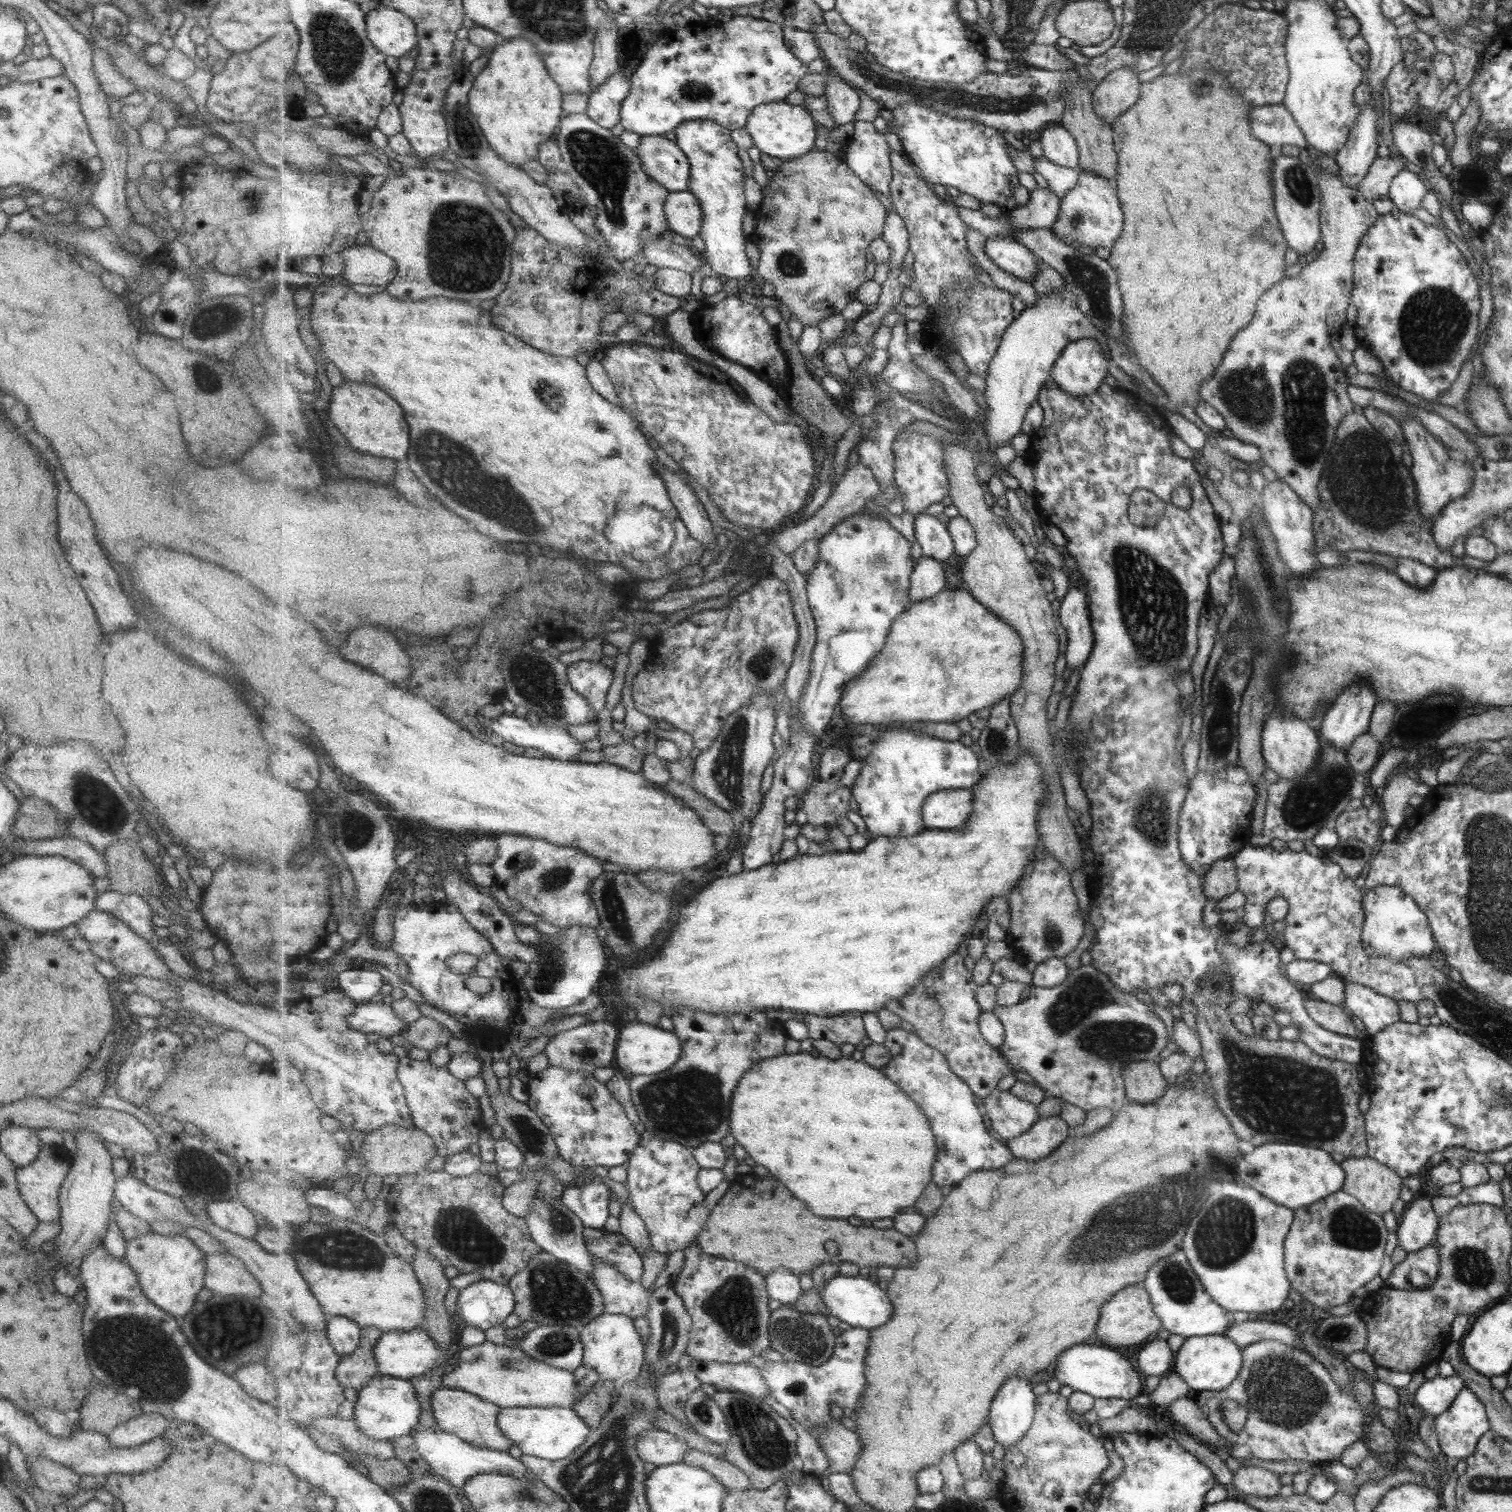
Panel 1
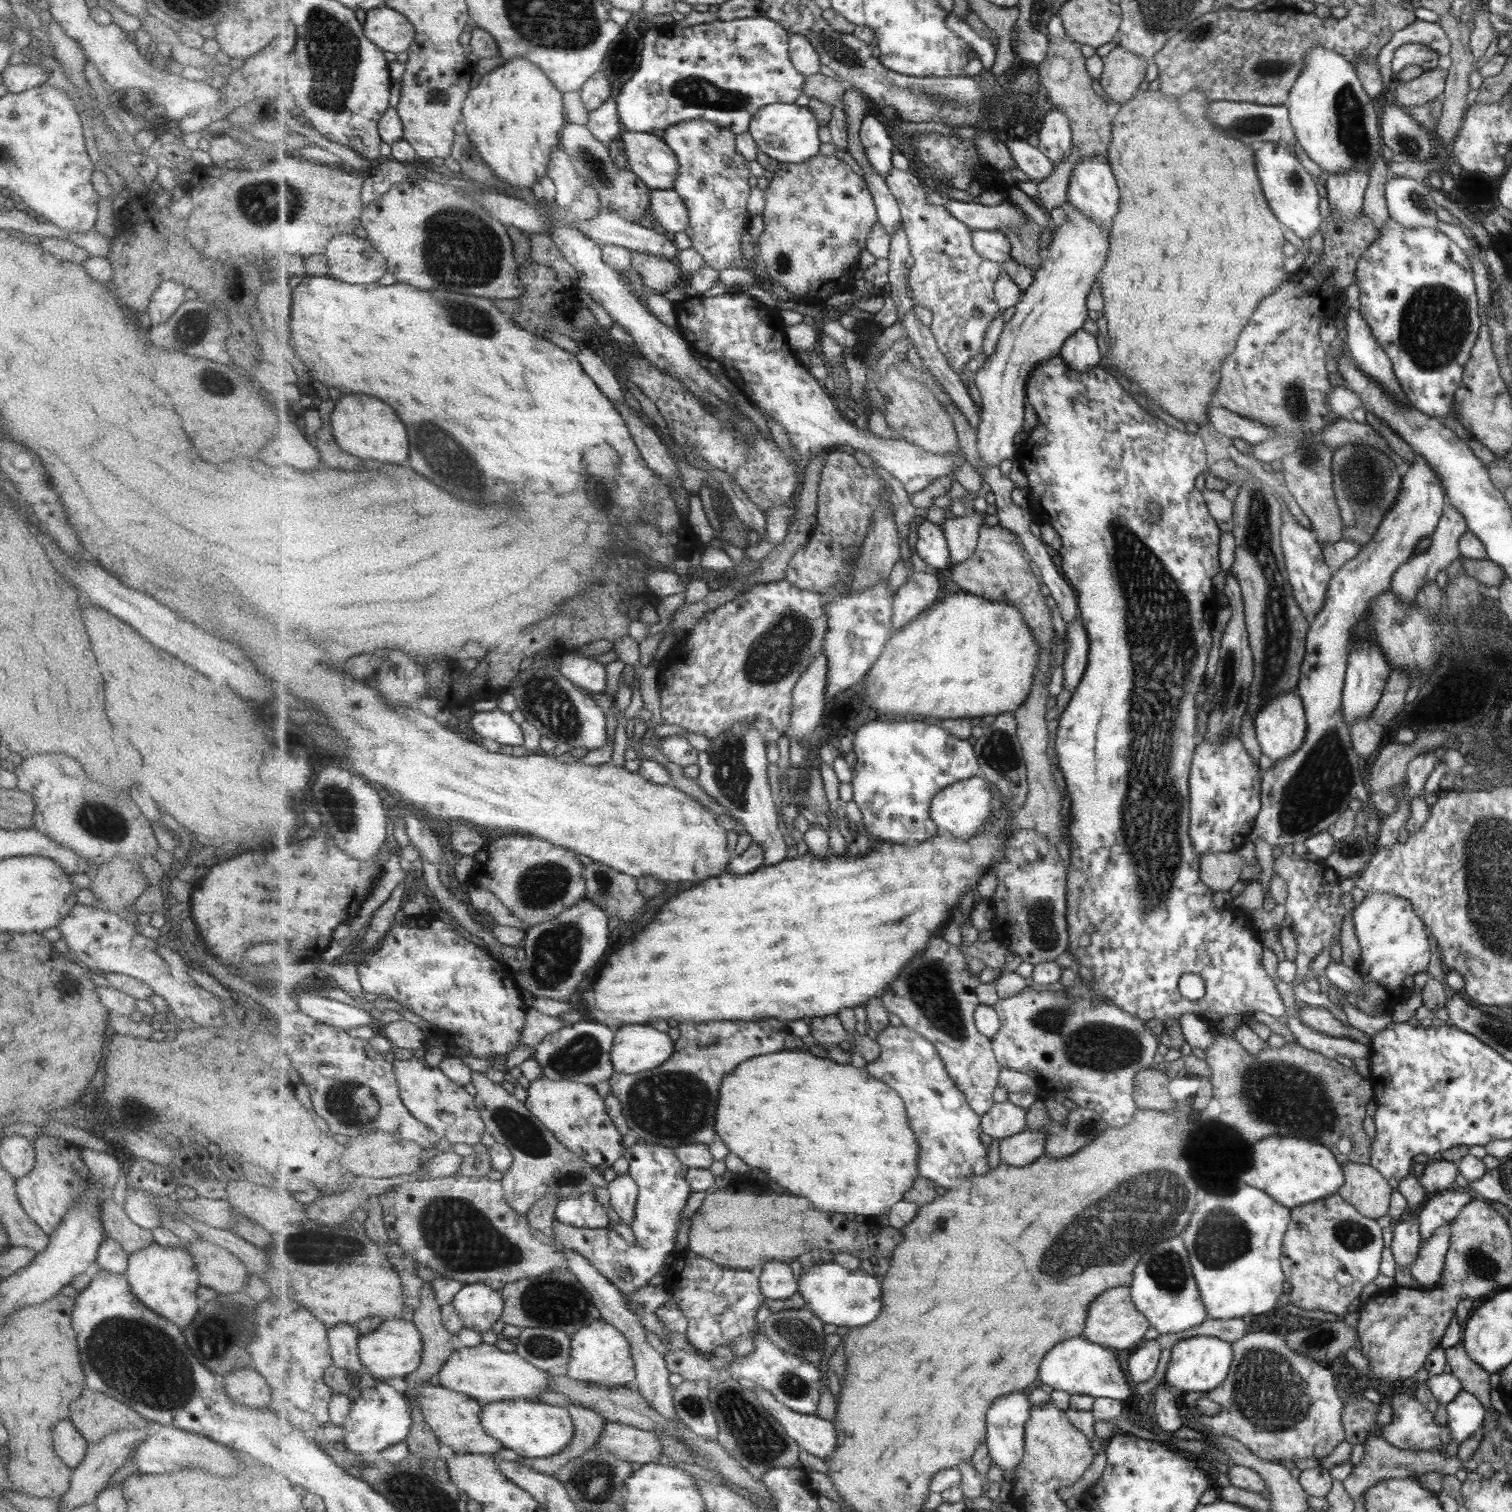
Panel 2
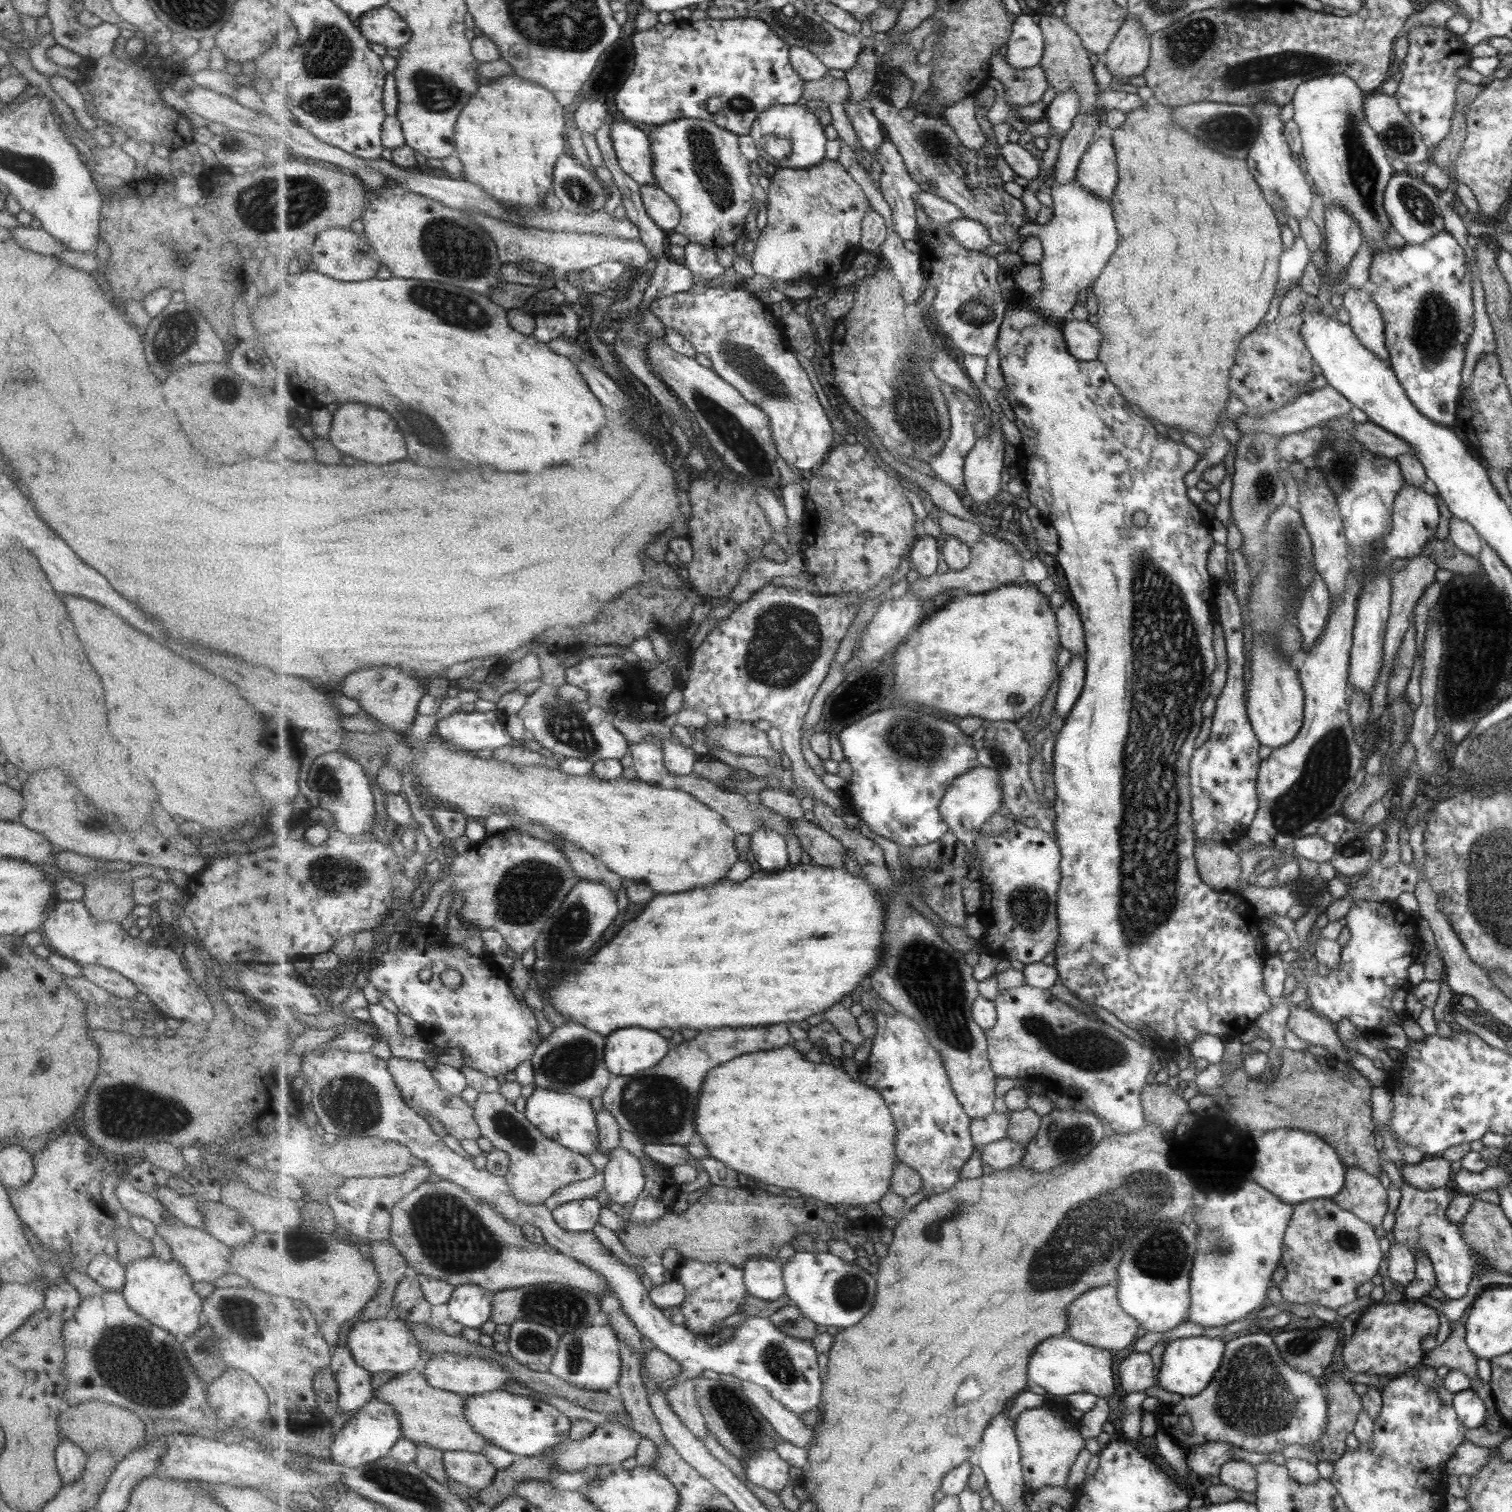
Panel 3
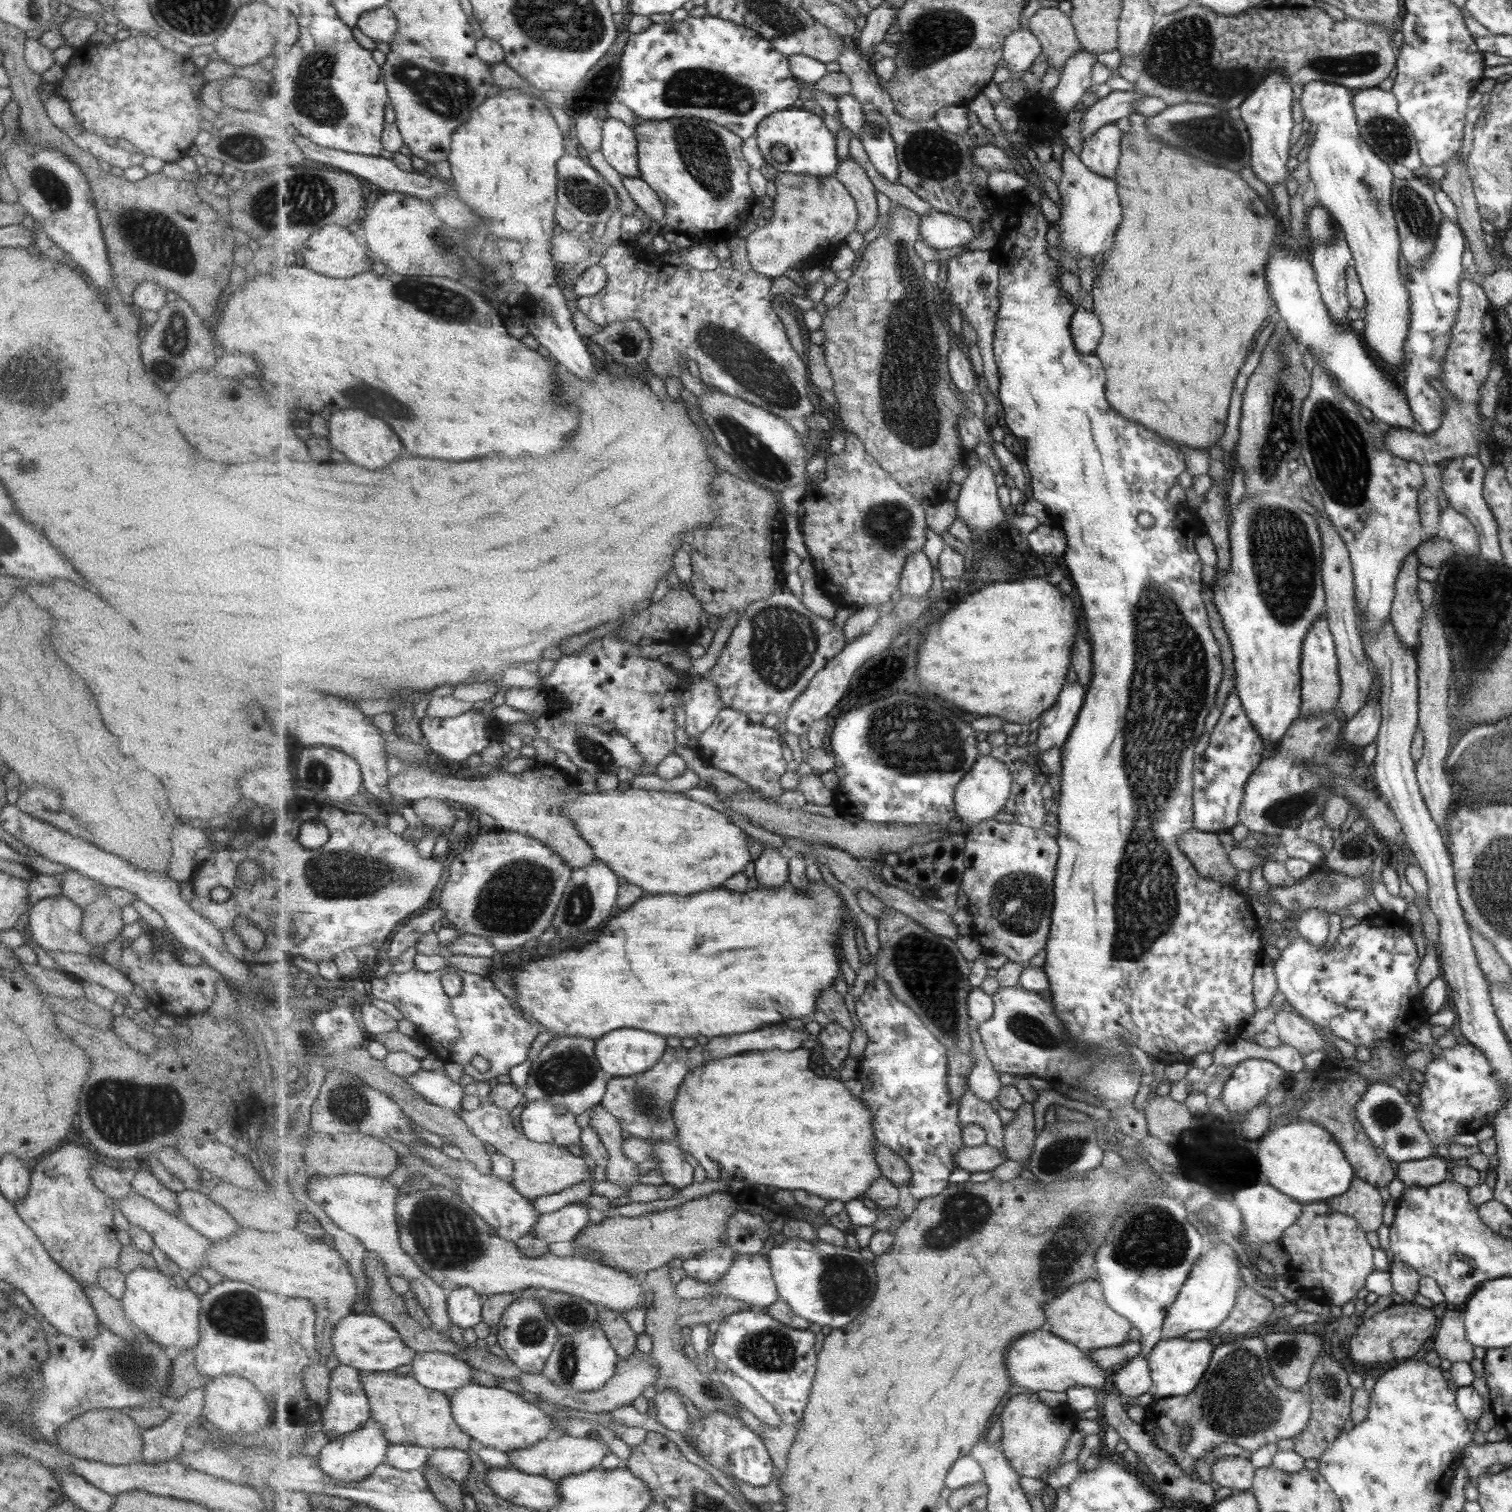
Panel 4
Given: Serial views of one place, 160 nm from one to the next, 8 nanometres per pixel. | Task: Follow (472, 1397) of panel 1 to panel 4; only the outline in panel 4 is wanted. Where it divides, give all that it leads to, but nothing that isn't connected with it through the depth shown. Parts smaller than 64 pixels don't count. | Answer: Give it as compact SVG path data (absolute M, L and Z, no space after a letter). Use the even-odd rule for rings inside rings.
M360 1371L360 1379L368 1393L372 1418L382 1424L391 1445L411 1444L435 1450L469 1450L469 1444L474 1439L457 1424L449 1394L425 1388L412 1373L401 1375L395 1371Z

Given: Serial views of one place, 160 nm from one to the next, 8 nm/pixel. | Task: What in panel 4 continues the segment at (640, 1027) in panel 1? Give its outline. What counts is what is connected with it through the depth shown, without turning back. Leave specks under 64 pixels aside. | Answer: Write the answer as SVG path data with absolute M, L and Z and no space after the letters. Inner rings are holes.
M623 1028L617 1032L611 1032L609 1036L603 1036L596 1042L596 1055L601 1070L609 1077L630 1077L640 1075L651 1070L667 1051L667 1040L663 1036L657 1036L653 1032L635 1030L635 1028Z

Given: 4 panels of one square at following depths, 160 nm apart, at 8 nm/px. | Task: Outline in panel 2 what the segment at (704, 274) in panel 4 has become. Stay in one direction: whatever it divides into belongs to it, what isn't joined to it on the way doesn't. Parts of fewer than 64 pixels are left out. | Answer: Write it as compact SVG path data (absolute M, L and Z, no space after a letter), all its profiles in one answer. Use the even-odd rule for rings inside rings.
M725 292L704 297L699 294L674 303L680 323L679 331L694 350L719 362L722 372L738 386L739 391L758 408L764 418L776 418L787 431L796 452L807 459L822 454L831 446L849 445L873 458L881 468L898 479L909 495L925 490L939 478L951 476L965 464L966 452L959 444L956 453L933 457L916 444L903 438L883 439L863 431L840 416L840 410L825 392L818 378L801 364L789 342L786 325L775 307L763 306L746 293Z

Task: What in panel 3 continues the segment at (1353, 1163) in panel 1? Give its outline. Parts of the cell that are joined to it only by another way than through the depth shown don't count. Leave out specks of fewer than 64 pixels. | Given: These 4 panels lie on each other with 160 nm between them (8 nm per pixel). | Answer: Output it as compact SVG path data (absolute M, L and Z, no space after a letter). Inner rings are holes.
M1354 1167L1347 1168L1343 1190L1330 1200L1373 1227L1381 1224L1381 1218L1388 1209L1385 1206L1385 1190L1381 1188L1378 1178Z

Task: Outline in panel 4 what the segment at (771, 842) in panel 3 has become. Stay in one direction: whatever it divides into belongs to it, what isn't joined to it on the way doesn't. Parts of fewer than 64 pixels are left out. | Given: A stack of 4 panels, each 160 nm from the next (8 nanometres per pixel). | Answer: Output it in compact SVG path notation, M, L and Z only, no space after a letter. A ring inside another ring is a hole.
M764 846L754 864L755 877L762 888L776 888L790 881L790 861L772 846Z

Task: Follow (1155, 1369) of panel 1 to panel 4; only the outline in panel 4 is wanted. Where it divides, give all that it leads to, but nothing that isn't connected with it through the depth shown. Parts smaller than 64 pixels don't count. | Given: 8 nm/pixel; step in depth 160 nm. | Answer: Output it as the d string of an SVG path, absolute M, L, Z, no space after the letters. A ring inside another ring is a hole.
M1139 1355L1119 1366L1119 1370L1111 1379L1111 1385L1117 1388L1123 1400L1150 1392L1151 1383L1148 1362L1144 1356Z

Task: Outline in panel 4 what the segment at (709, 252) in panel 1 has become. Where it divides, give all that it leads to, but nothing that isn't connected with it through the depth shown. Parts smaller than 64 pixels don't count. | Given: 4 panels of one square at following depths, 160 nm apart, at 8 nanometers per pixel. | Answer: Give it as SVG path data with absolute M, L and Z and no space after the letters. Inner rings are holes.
M677 117L669 120L639 119L634 126L640 149L641 178L659 194L665 205L667 229L675 231L682 242L726 242L737 237L739 227L749 221L750 207L755 201L755 192L749 184L751 165L744 157L744 139L737 133L699 117Z

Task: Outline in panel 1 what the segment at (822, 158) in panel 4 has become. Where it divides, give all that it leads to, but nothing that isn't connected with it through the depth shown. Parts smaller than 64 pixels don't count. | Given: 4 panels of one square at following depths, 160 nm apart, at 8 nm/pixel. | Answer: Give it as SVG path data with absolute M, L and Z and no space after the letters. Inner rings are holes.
M785 101L763 104L755 108L748 118L746 129L753 137L754 146L763 154L782 160L794 159L816 148L817 132L816 120L812 113L801 105L789 104Z

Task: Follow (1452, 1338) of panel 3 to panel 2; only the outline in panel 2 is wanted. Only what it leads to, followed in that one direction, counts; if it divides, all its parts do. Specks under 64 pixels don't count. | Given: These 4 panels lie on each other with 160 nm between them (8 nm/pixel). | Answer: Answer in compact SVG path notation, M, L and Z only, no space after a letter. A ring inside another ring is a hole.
M1463 1343L1444 1349L1444 1353L1450 1373L1459 1379L1462 1390L1475 1396L1485 1410L1492 1408L1489 1404L1490 1374L1467 1356Z

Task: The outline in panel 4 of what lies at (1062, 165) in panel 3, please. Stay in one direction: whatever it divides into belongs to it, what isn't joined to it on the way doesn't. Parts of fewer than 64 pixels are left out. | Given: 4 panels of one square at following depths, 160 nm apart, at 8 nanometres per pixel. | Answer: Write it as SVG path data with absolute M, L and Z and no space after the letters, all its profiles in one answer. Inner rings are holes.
M1112 91L1097 99L1087 108L1080 120L1080 138L1083 142L1100 126L1114 123L1119 118L1127 118L1134 113L1133 102L1142 98L1137 91Z

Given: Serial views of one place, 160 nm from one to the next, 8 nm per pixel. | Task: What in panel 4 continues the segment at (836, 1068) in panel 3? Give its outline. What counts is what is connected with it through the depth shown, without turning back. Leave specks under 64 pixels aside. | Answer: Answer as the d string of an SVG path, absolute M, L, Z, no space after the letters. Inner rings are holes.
M808 1045L785 1054L781 1050L767 1050L713 1060L689 1072L672 1112L675 1112L679 1147L699 1162L706 1179L735 1180L737 1170L739 1182L779 1186L783 1190L807 1190L827 1201L845 1203L865 1197L873 1183L883 1176L877 1163L875 1116L869 1105L851 1094L835 1073L827 1070L825 1074L833 1074L833 1078L821 1080L809 1070L809 1060L811 1048Z

